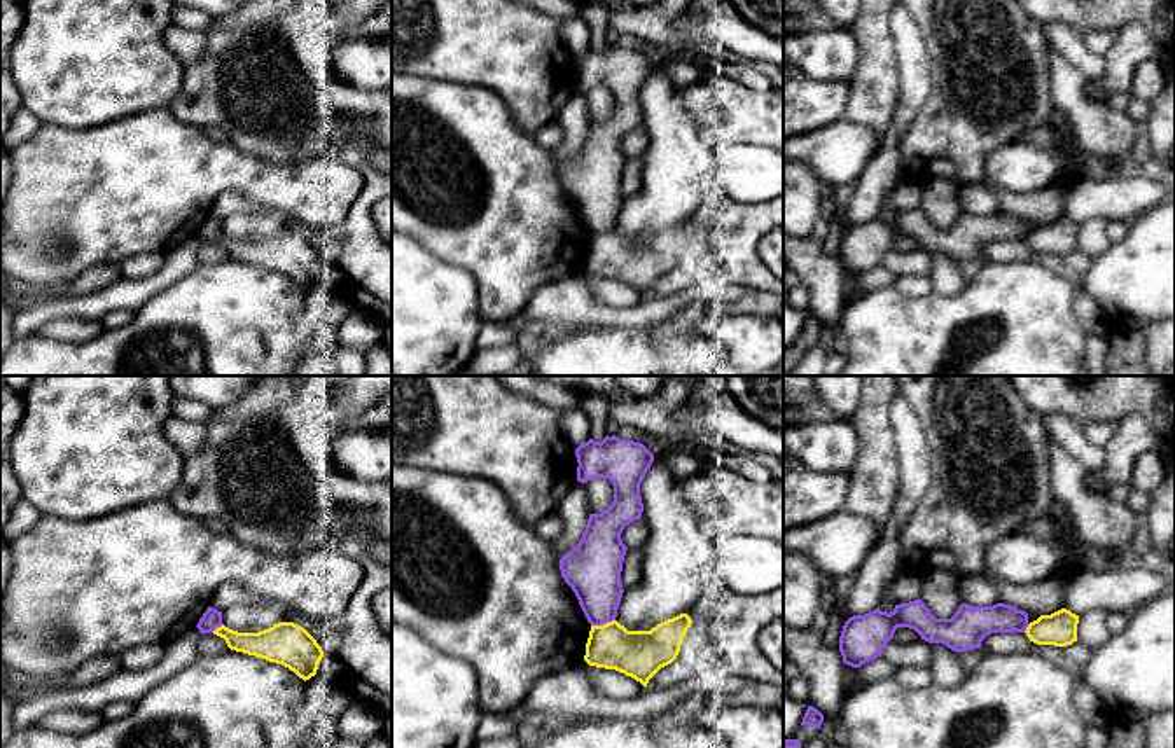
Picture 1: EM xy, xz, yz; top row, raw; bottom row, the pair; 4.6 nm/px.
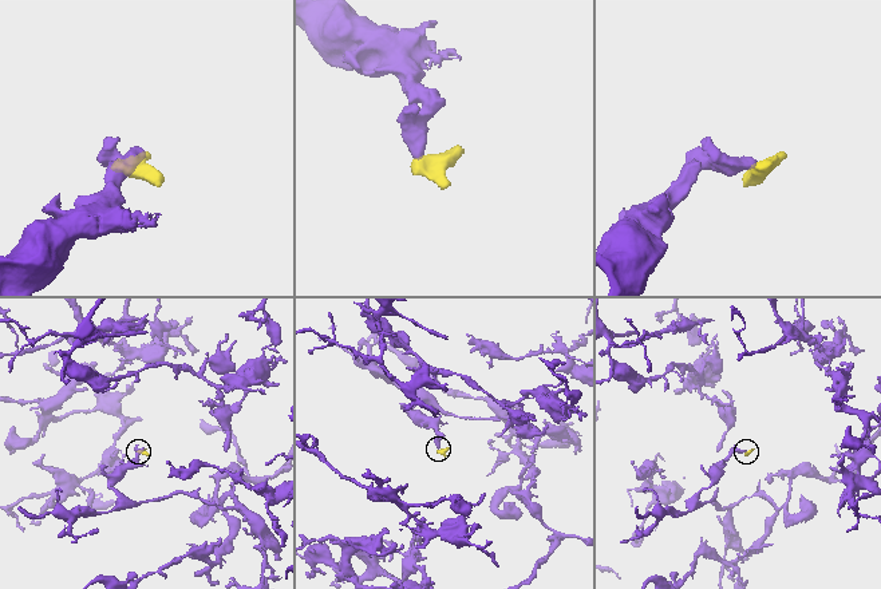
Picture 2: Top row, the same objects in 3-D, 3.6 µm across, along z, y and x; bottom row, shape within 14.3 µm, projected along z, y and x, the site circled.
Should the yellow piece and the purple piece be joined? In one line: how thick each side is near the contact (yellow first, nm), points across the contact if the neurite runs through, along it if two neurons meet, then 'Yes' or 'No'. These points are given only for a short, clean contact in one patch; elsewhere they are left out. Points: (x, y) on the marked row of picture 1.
Thickness 220 nm (yellow) against 260 nm. Path across: xz (640, 654), (632, 652), (604, 624), (593, 572). Yes

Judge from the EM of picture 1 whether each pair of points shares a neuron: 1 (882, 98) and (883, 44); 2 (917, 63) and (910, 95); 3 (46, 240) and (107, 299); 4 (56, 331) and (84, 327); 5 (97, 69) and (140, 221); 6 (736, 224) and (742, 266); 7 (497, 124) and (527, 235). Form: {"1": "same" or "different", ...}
{"1": "same", "2": "same", "3": "different", "4": "same", "5": "different", "6": "same", "7": "same"}

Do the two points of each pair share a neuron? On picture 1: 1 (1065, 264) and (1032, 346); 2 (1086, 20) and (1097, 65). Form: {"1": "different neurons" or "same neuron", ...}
{"1": "different neurons", "2": "different neurons"}

